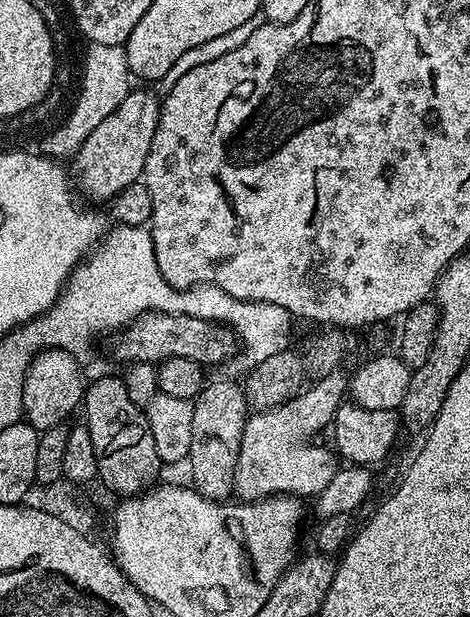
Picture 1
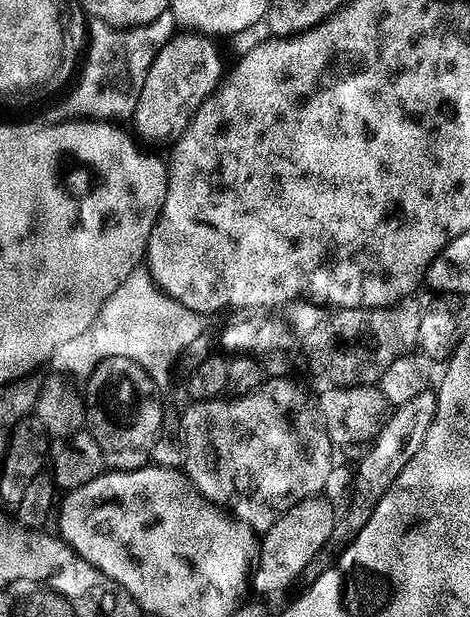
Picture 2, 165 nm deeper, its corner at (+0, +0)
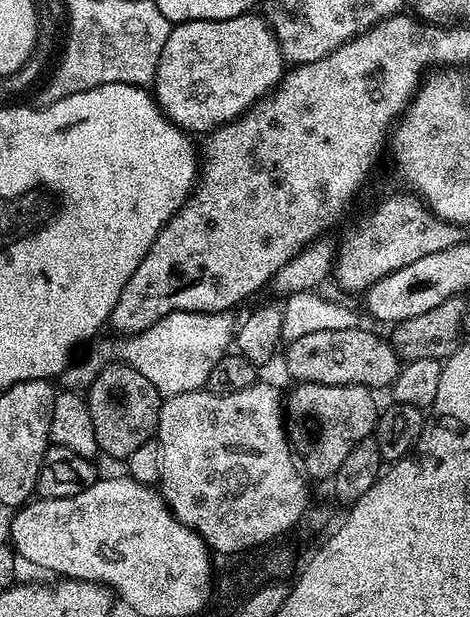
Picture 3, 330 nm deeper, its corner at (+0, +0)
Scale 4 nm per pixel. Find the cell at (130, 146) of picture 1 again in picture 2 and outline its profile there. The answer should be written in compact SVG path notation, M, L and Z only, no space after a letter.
M184 30L168 39L166 46L158 50L158 58L154 58L146 82L142 82L142 94L134 113L134 132L141 141L153 140L156 144L167 145L177 140L188 128L194 114L220 88L226 68L224 70L220 61L216 44L213 37Z

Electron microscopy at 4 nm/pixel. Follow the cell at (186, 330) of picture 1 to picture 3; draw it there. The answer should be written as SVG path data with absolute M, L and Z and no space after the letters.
M363 326L347 328L346 330L317 330L315 334L302 334L302 338L291 341L283 349L284 368L293 376L293 381L301 384L329 384L338 386L339 384L361 384L369 390L376 388L387 389L396 375L400 372L402 361L393 350L391 343L380 336L375 336L372 332L367 332Z

